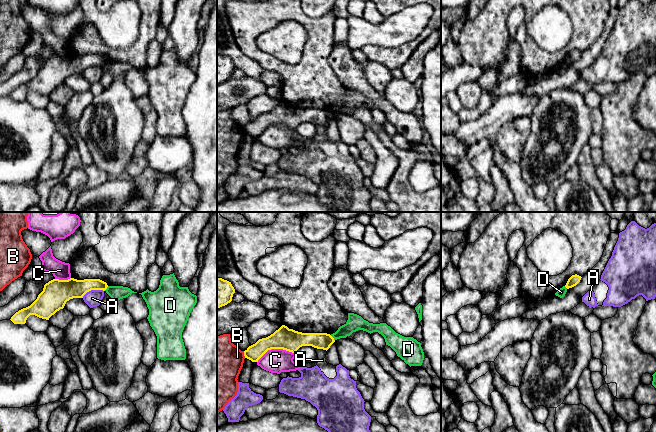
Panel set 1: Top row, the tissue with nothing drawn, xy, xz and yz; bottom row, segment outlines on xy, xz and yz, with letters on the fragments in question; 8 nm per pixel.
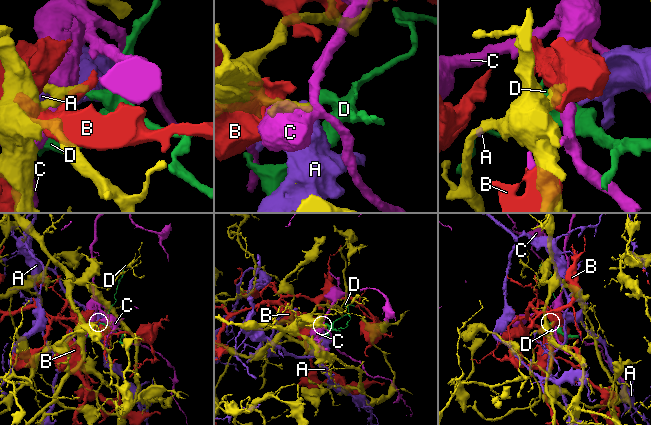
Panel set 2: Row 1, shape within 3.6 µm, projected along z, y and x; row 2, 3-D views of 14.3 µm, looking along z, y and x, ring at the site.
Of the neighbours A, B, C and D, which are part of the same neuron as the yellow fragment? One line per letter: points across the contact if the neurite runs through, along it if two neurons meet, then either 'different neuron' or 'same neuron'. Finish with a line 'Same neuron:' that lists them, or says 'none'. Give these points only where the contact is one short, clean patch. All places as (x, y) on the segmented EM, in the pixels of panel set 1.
A: different neuron
B: different neuron
C: different neuron
D: border along xz (330, 335), (334, 340); different neuron
Same neuron: none

